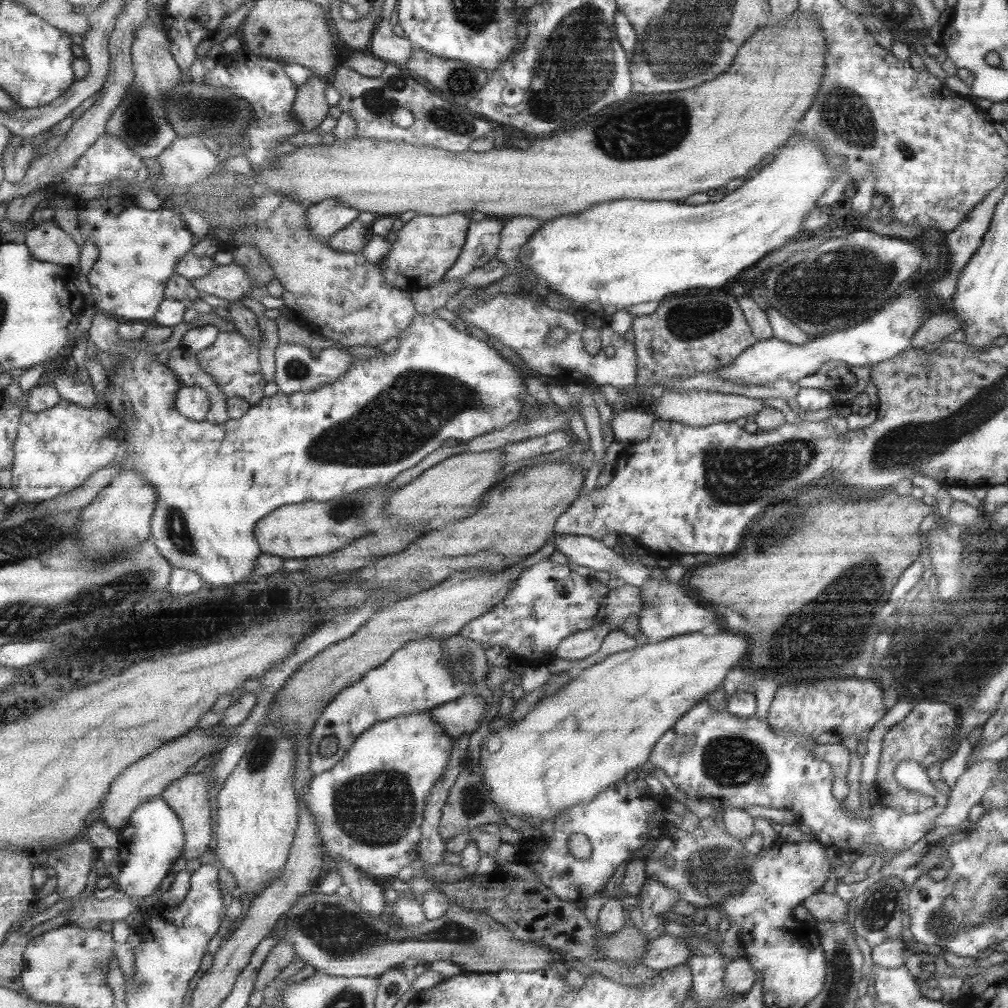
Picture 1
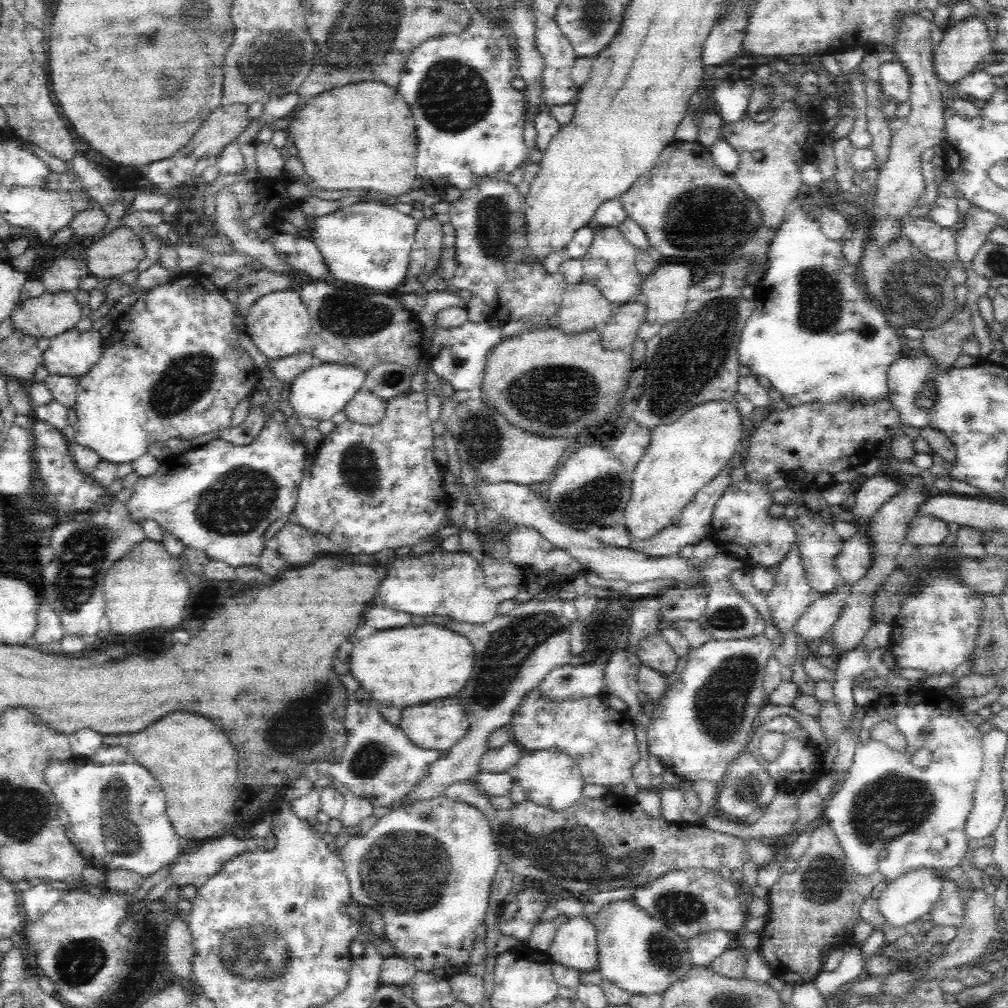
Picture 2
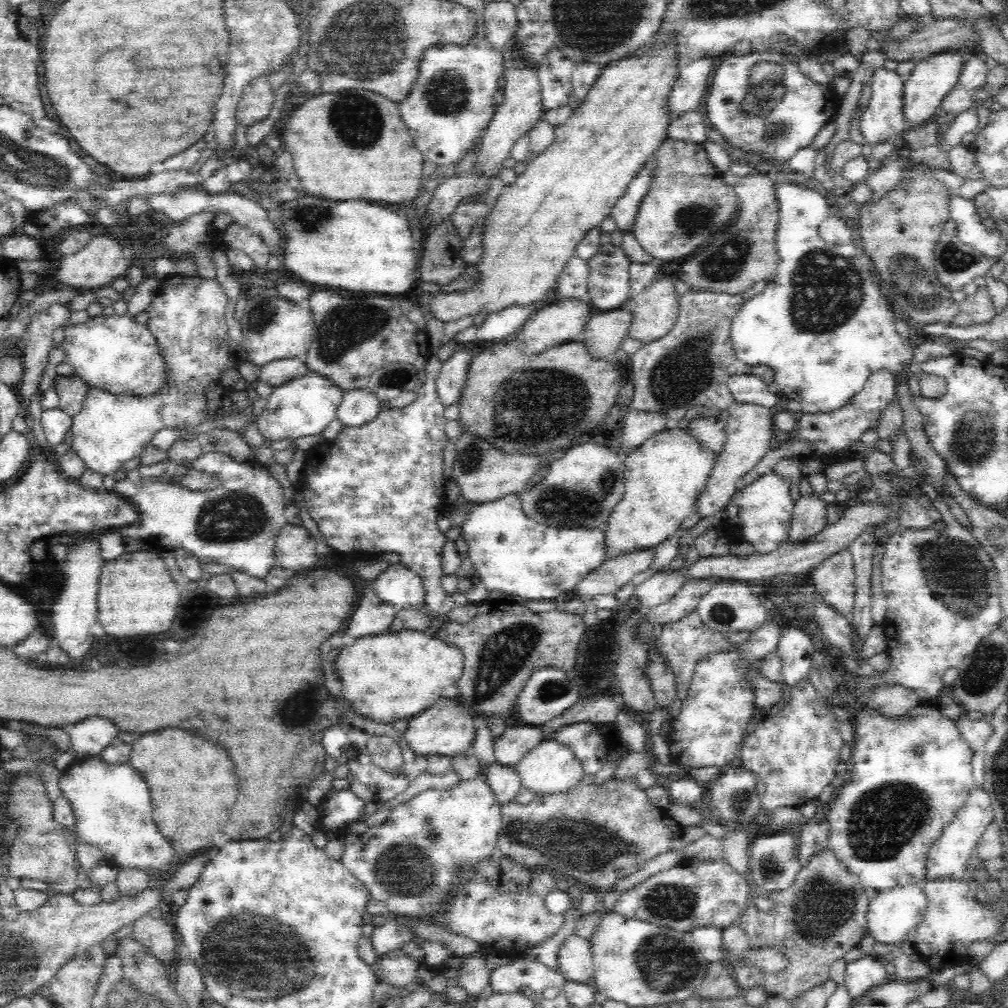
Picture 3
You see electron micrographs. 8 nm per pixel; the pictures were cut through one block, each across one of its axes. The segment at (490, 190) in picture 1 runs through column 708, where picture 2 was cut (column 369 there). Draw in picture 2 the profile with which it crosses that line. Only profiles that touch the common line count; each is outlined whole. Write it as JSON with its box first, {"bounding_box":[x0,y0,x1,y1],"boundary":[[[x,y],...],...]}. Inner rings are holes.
{"bounding_box":[285,80,417,196],"boundary":[[[372,80],[372,82],[358,82],[358,84],[348,84],[336,88],[336,90],[327,90],[322,94],[318,94],[314,98],[311,98],[306,102],[297,113],[297,115],[285,124],[286,133],[289,135],[290,142],[298,148],[298,156],[302,160],[305,172],[312,178],[312,185],[320,186],[320,188],[326,188],[326,190],[352,190],[350,194],[354,194],[356,190],[370,190],[372,192],[384,192],[388,196],[400,196],[406,195],[412,191],[412,182],[416,180],[416,165],[415,160],[417,157],[417,134],[416,125],[412,112],[408,108],[408,104],[404,102],[404,98],[398,94],[396,88],[390,88],[388,84],[384,82],[378,82],[378,80]]]}

